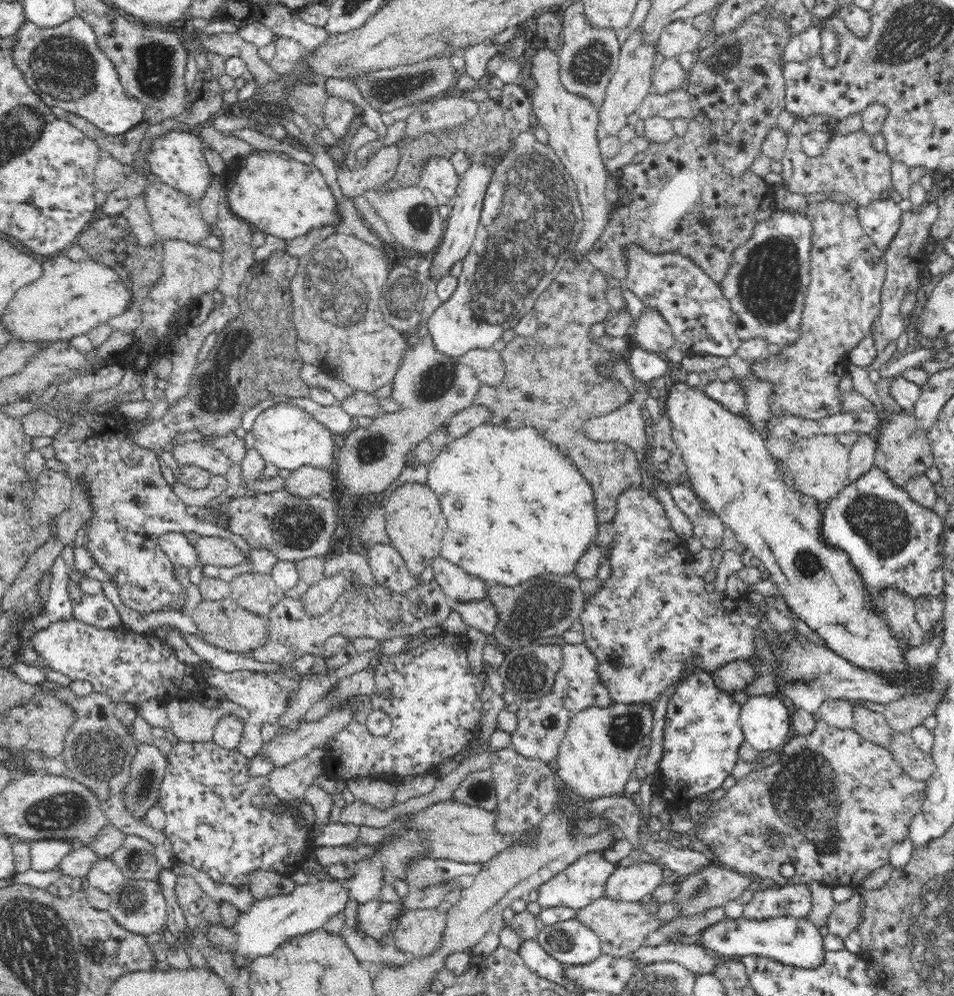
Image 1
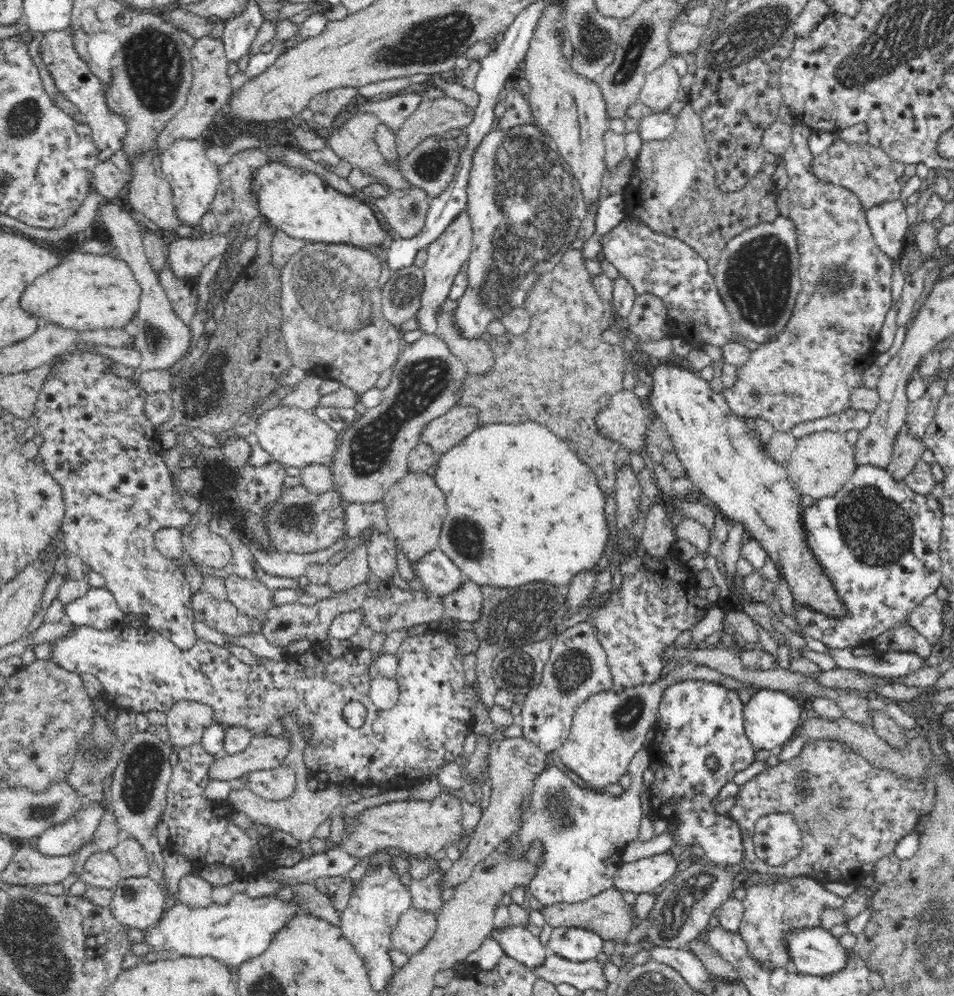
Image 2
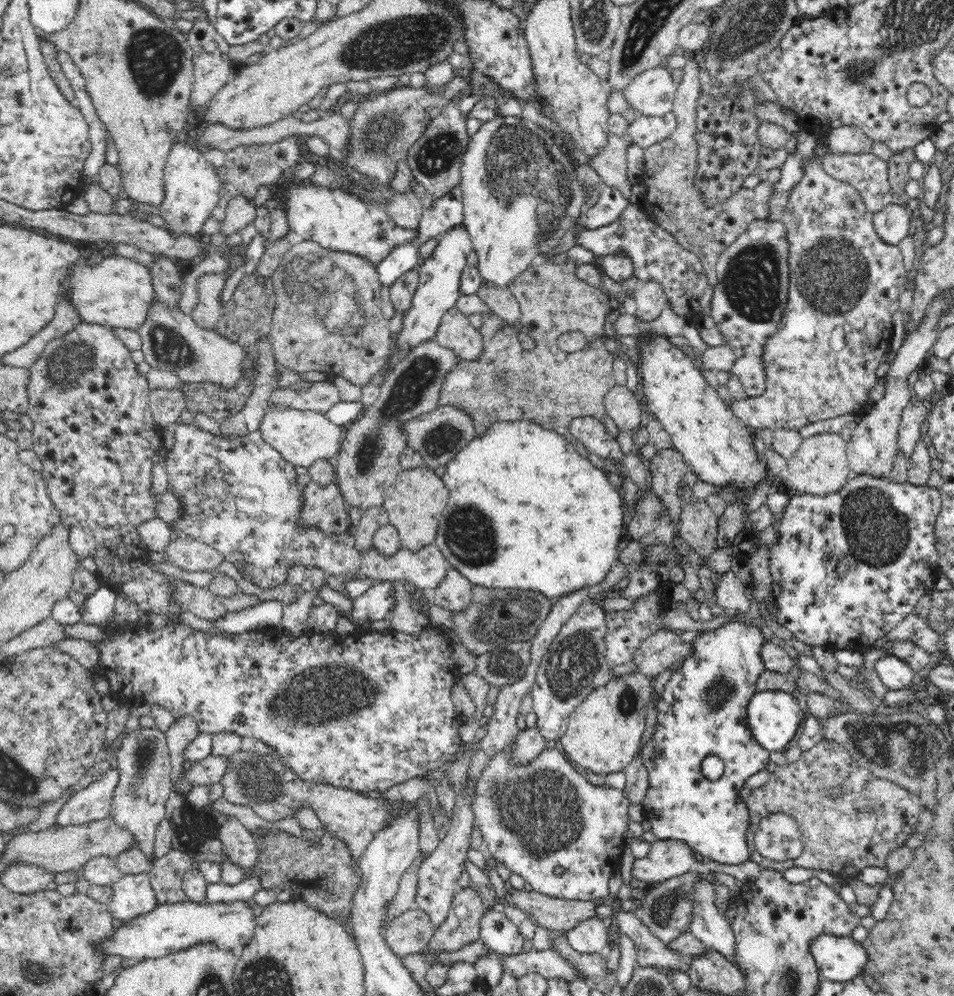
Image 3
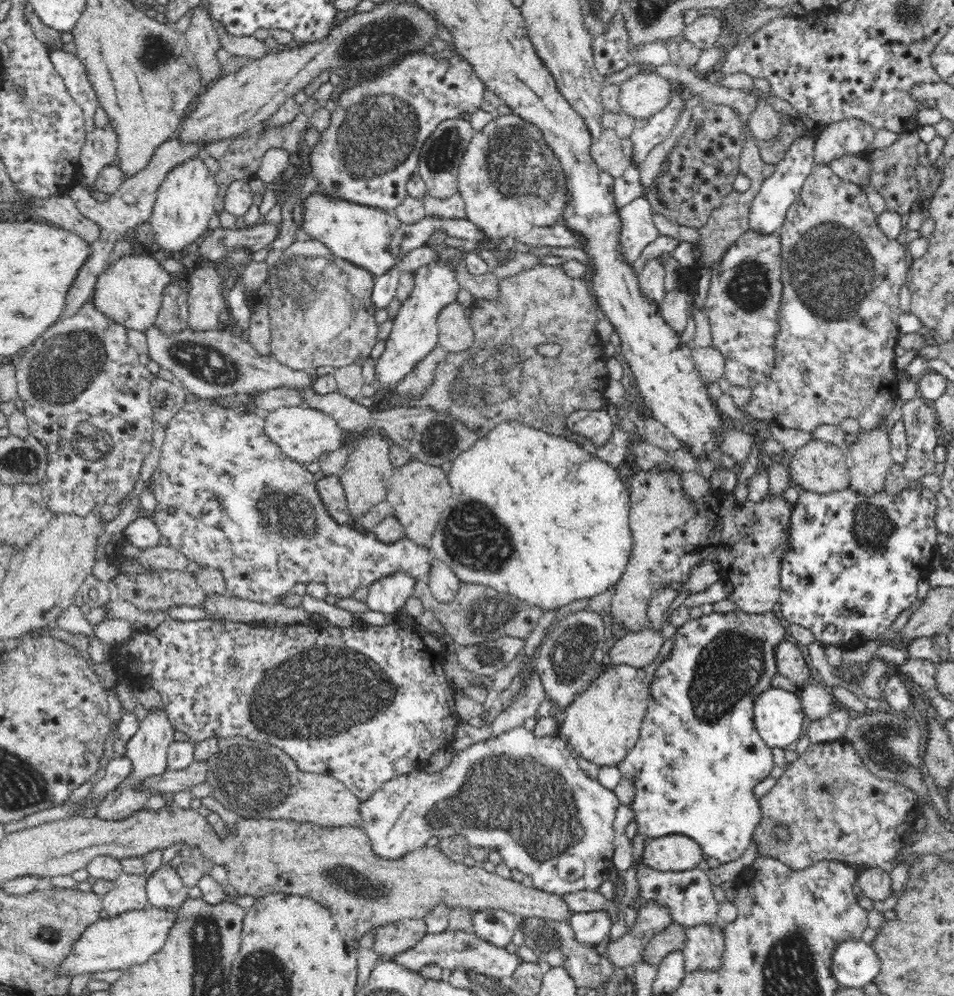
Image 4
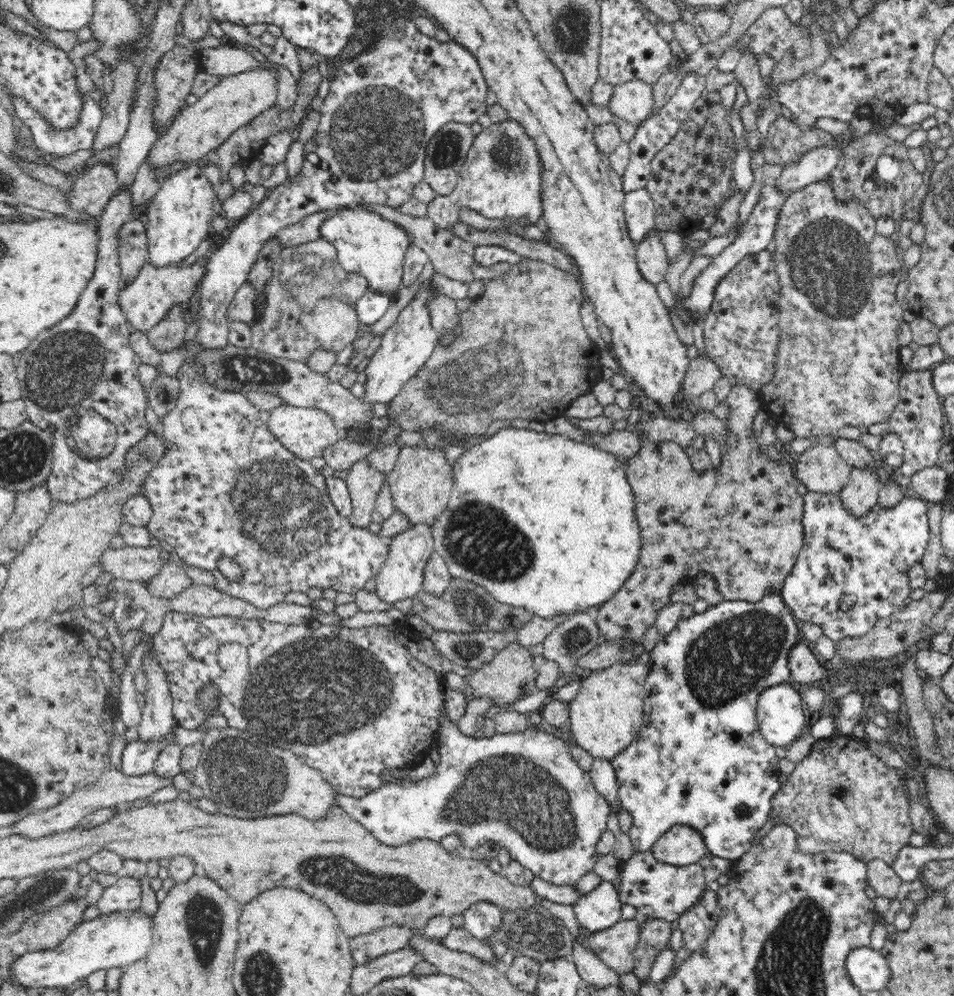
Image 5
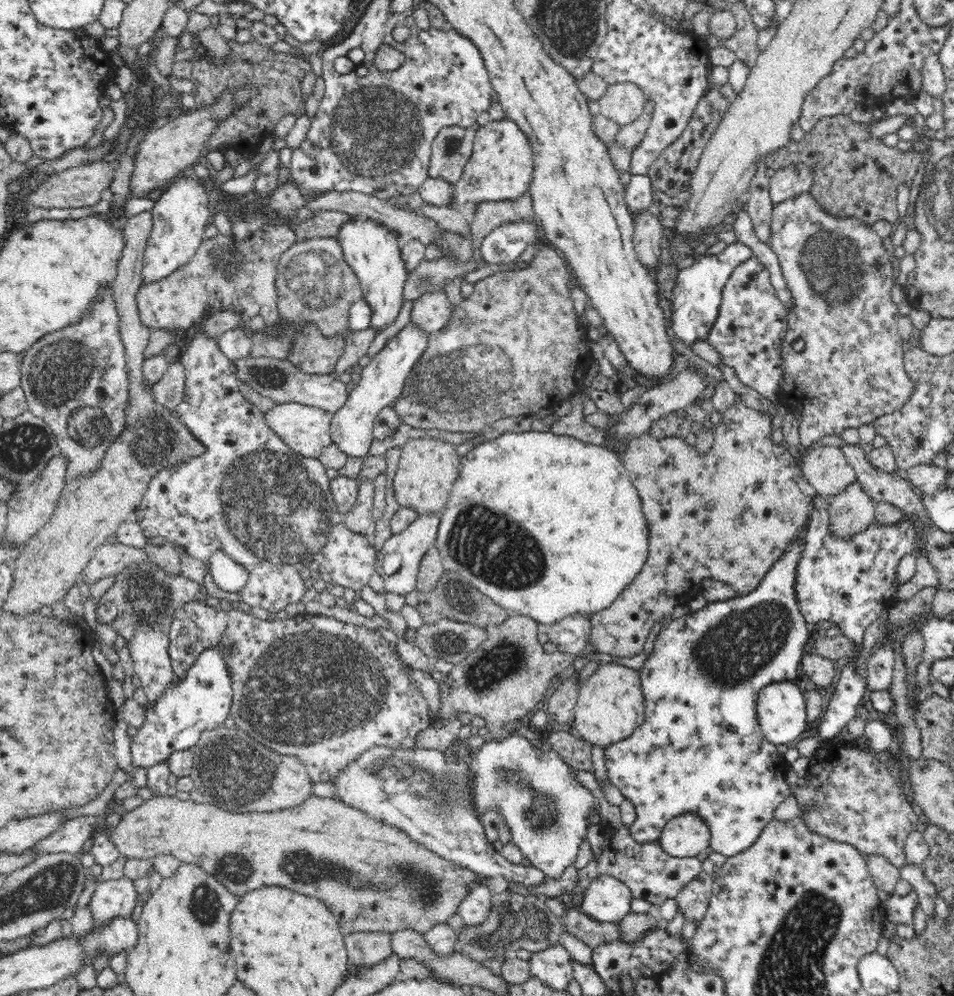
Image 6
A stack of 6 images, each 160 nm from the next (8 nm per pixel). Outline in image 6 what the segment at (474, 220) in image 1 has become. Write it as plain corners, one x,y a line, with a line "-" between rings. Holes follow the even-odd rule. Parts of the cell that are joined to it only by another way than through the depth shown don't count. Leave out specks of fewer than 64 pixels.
413,322
404,326
396,336
391,337
375,354
369,364
361,372
361,380
349,392
349,398
341,410
331,417
331,435
333,443
349,457
365,457
370,450
373,439
374,422
376,416
385,407
391,407
395,400
402,394
406,379
413,366
426,354
429,347
430,336
422,330
419,324

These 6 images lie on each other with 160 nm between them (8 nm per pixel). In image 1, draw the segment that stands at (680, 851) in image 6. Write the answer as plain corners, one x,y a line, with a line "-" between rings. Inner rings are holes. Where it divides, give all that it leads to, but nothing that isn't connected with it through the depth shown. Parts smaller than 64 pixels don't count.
642,863
617,867
604,887
604,897
618,902
638,902
665,882
667,870
661,864

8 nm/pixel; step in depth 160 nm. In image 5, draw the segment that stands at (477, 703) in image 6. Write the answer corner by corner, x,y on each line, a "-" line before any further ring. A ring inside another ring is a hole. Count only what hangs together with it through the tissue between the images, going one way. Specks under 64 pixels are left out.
511,642
510,646
504,647
499,653
495,654
496,658
490,664
484,664
478,672
473,672
470,678
466,678
471,686
470,696
466,696
469,700
472,698
492,698
497,704
510,704
514,700
522,699
522,686
524,682
529,682
533,689
533,683
537,673
534,669
534,662
530,655
530,650
520,647
515,642

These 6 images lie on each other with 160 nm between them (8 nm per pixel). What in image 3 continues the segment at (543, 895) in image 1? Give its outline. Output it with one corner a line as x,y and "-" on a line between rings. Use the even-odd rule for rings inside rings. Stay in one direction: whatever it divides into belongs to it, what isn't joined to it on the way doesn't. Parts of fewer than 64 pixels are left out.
557,745
544,749
530,764
523,767
512,767
512,765
508,764
508,756
510,756
508,748
495,754
489,765
483,770
475,786
475,799
473,802
474,822
478,824
478,828
482,831
483,840
488,844
488,850
491,852
491,855
497,862
504,864
512,873
519,874
526,883
532,886
534,891
540,894
566,900
586,901
596,898
608,900
608,884
610,884
610,878
612,878
613,874
619,871
619,860
625,847
624,832
626,832
630,822
628,807
631,805
631,802
621,790
612,788
607,784
598,786
587,781
572,767
569,759

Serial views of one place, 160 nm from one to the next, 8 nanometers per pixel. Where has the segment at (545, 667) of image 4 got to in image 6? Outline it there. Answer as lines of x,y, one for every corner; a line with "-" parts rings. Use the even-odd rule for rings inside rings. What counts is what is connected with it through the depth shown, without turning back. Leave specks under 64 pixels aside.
572,615
548,627
544,640
554,644
561,653
573,657
591,649
591,623
589,617

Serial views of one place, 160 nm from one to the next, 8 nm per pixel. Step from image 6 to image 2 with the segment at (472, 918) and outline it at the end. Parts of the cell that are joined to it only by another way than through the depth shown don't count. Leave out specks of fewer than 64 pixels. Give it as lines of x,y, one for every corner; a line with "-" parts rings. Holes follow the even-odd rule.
509,926
492,935
508,956
532,969
541,967
548,956
548,948
526,927

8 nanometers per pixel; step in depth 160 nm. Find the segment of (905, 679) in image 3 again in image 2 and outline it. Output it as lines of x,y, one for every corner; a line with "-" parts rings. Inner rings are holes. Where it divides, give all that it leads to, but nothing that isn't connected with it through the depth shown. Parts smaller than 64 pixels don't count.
826,648
826,653
840,669
858,670
878,678
904,677
926,667
926,659
910,651
883,651
869,656
855,656
850,648

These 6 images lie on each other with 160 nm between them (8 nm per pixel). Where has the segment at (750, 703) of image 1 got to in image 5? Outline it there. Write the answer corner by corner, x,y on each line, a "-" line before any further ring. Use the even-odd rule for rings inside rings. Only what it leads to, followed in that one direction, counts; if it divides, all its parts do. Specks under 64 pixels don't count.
785,682
761,692
756,718
762,737
774,748
787,748
808,727
800,694

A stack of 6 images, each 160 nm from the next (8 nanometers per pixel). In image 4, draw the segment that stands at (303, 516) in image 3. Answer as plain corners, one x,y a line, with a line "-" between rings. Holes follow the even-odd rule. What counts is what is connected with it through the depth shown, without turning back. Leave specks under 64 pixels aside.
327,476
316,482
320,500
326,507
326,513
338,524
350,525
354,518
347,505
343,484
338,476

